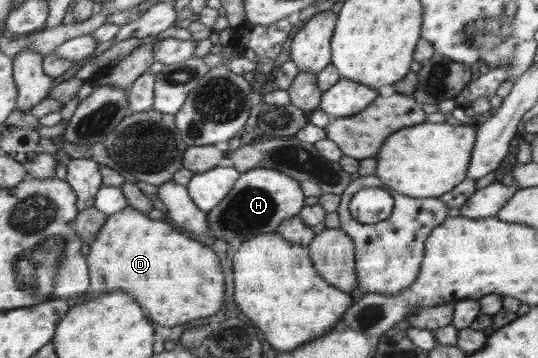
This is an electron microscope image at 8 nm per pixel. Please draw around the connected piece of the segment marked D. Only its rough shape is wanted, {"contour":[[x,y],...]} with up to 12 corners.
{"contour":[[130,206],[89,248],[92,290],[178,326],[224,308],[218,250]]}

